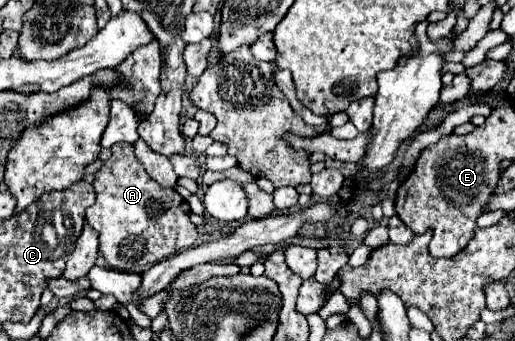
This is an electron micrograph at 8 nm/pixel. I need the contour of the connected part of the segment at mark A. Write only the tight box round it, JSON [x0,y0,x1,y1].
[86,143,198,273]

